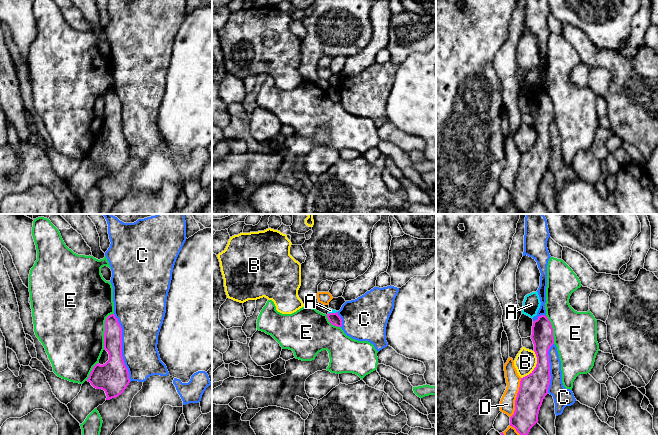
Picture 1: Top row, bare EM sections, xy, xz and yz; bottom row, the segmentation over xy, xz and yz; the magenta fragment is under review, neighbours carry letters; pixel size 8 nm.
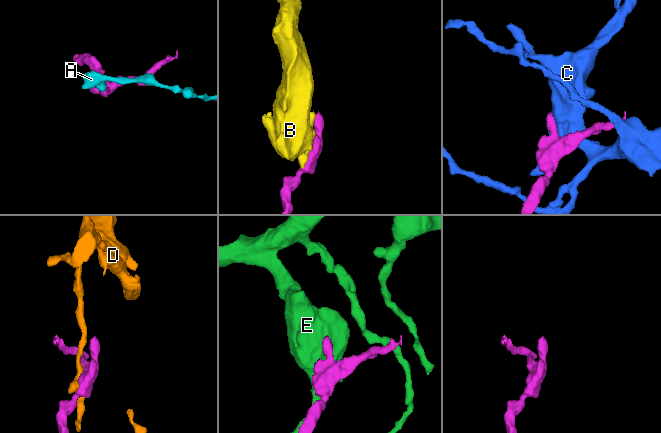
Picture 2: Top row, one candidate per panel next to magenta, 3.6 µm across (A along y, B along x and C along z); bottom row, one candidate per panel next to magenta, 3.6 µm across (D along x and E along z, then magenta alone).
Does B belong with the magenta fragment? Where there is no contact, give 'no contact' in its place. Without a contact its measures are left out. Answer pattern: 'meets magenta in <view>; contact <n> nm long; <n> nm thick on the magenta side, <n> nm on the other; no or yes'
meets magenta in yz; contact 240 nm long; 220 nm thick on the magenta side, 170 nm on the other; no

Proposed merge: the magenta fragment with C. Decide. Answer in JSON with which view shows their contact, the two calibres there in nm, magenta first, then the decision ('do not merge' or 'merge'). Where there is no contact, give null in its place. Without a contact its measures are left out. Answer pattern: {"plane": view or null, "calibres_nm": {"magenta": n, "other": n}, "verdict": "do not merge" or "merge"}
{"plane": "xy", "calibres_nm": {"magenta": 260, "other": 320}, "verdict": "do not merge"}

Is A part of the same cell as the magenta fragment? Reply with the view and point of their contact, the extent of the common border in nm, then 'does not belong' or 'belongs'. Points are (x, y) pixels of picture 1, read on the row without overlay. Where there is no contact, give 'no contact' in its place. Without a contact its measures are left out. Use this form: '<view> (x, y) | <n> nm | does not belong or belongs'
xz (332, 89) | 80 nm | does not belong

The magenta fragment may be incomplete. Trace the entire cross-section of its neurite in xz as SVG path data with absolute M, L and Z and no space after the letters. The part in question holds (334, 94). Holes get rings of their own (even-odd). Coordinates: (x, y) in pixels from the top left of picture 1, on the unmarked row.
M329 89L327 90L327 94L329 96L329 98L337 103L341 103L342 102L342 95L341 93L338 91L338 89Z

